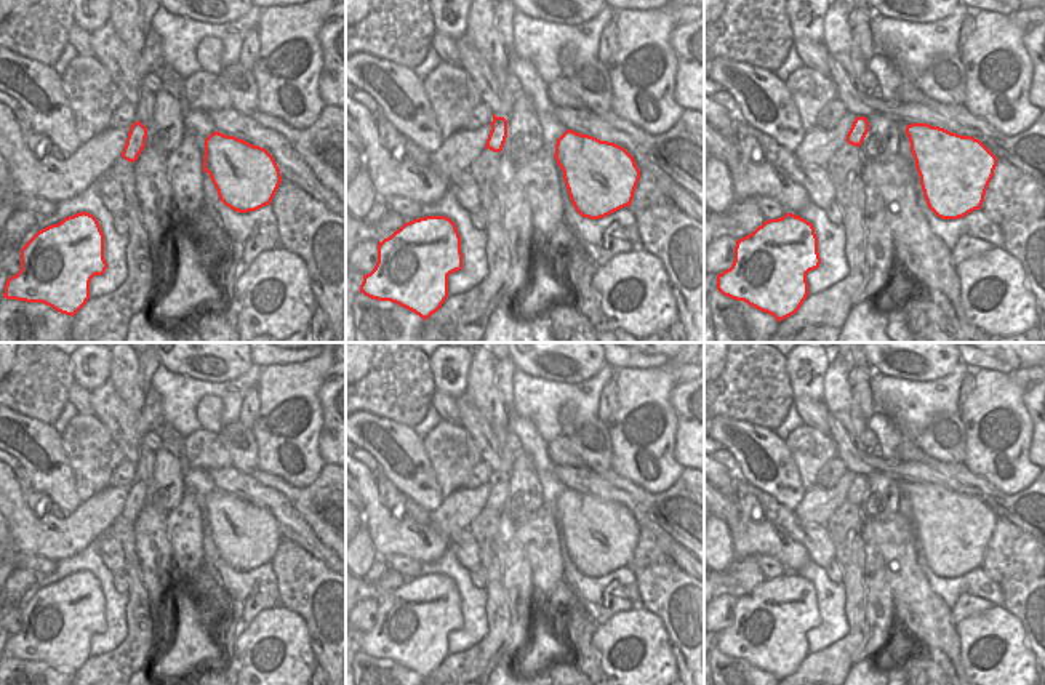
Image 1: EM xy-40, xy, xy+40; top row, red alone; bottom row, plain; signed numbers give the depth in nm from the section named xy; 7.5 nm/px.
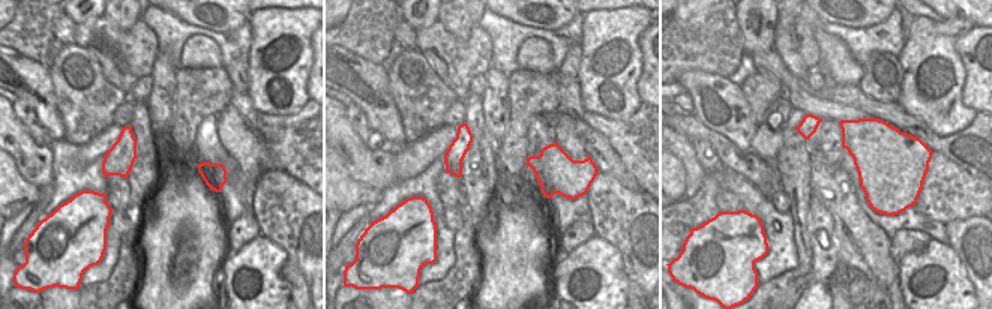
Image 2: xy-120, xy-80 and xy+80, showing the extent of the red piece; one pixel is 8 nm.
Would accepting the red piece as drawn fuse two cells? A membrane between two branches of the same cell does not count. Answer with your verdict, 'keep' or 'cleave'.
keep

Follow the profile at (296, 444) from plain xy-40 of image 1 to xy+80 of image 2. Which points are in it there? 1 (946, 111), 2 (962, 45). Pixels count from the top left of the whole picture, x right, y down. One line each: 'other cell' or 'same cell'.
1: same cell
2: other cell

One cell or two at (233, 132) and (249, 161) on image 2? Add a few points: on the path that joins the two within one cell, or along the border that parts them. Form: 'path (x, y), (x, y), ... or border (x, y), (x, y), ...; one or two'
path (239, 140), (249, 153); one

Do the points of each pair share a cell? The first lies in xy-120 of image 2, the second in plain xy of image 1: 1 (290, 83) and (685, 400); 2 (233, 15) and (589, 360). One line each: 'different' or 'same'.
1: different
2: same

